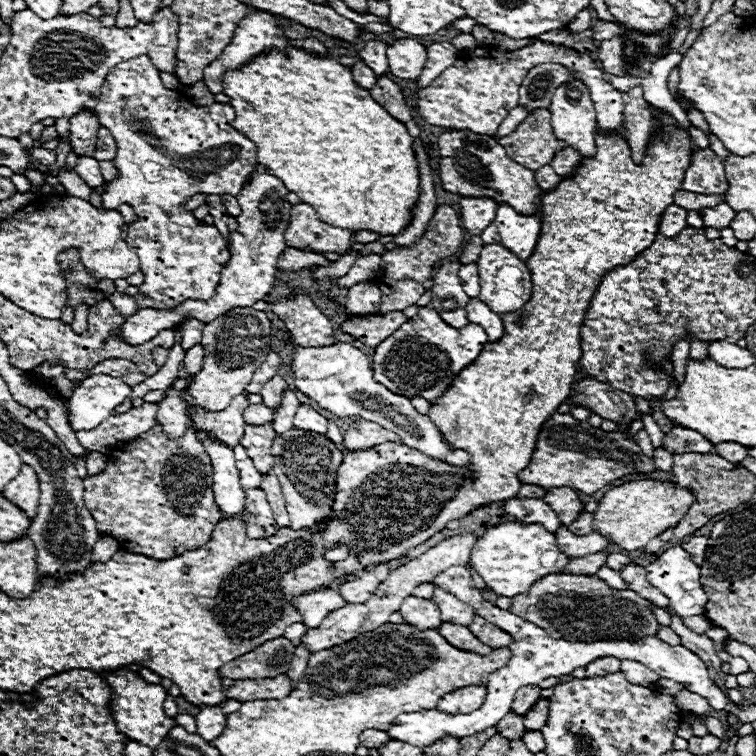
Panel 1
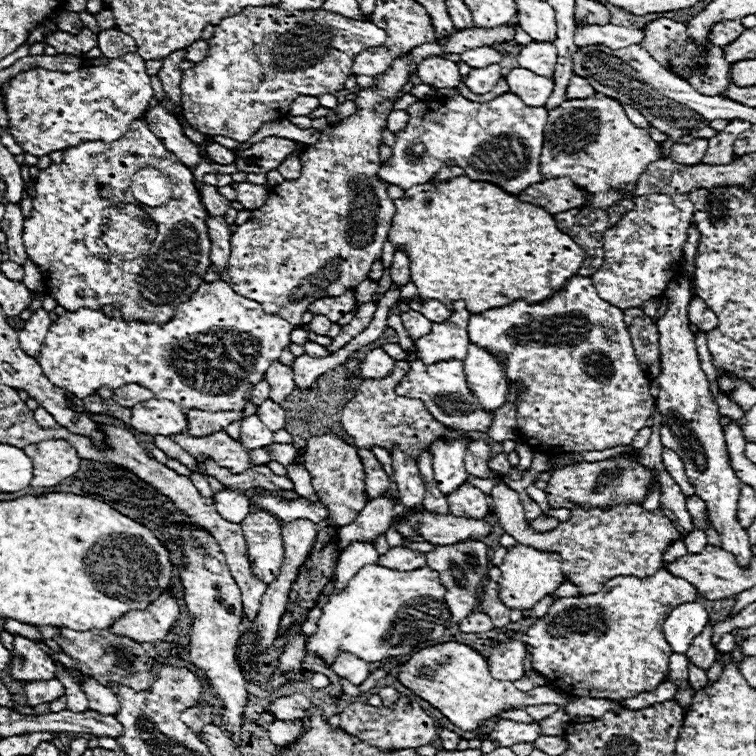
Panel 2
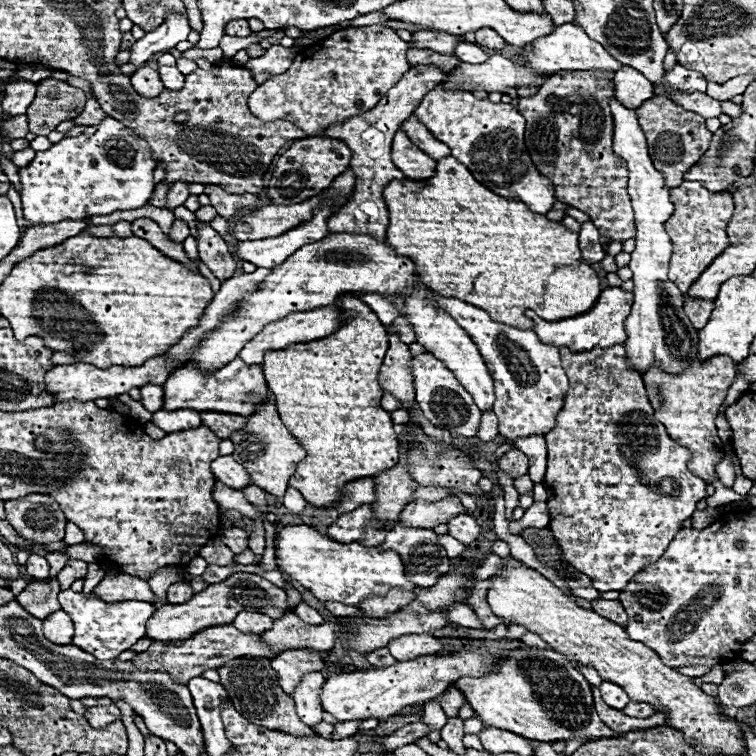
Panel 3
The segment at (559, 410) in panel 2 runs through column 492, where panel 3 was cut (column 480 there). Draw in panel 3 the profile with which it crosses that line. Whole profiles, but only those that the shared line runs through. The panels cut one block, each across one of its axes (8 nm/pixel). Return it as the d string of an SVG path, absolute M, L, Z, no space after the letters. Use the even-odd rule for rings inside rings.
M438 296L436 302L446 308L446 312L450 312L454 320L470 334L484 356L488 372L494 380L496 400L492 410L498 416L500 434L508 440L516 440L536 434L546 436L546 432L556 428L556 416L564 406L566 392L570 390L564 368L560 366L558 348L552 344L542 344L534 330L518 330L490 320L490 316L482 308L474 308L474 304L444 296Z

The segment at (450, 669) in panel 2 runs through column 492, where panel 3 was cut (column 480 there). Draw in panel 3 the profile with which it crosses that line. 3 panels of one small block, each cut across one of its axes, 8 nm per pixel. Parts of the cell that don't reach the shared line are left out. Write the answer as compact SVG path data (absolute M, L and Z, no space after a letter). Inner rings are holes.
M516 648L502 660L500 672L484 678L460 678L456 686L464 692L470 706L484 724L516 732L528 740L556 742L572 736L588 740L612 738L612 732L594 712L592 688L582 672L554 650Z

